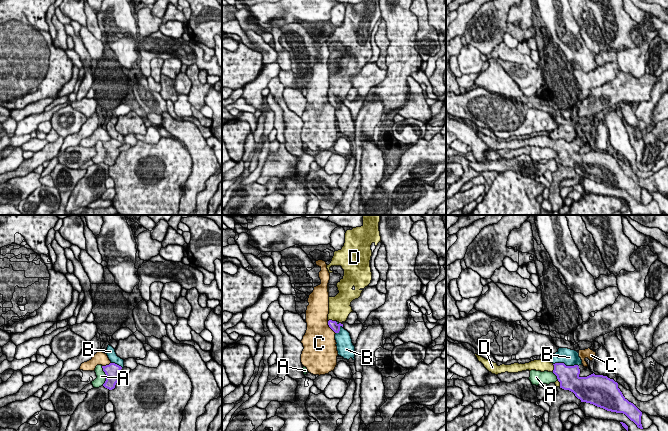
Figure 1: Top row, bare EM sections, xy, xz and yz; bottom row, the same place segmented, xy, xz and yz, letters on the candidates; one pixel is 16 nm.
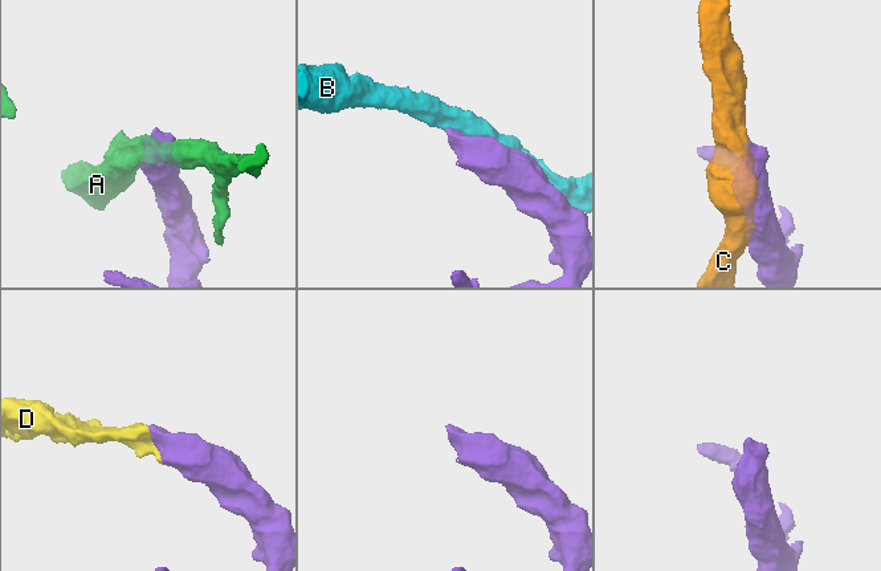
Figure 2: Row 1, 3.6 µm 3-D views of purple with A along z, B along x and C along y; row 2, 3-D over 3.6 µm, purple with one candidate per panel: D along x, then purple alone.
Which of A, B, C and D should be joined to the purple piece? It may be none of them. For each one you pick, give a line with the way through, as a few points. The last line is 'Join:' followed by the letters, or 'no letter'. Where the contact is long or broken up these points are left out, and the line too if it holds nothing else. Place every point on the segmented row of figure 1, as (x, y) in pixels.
Join: D

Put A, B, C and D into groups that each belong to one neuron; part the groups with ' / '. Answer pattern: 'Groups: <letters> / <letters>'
Groups: A / B / C / D

